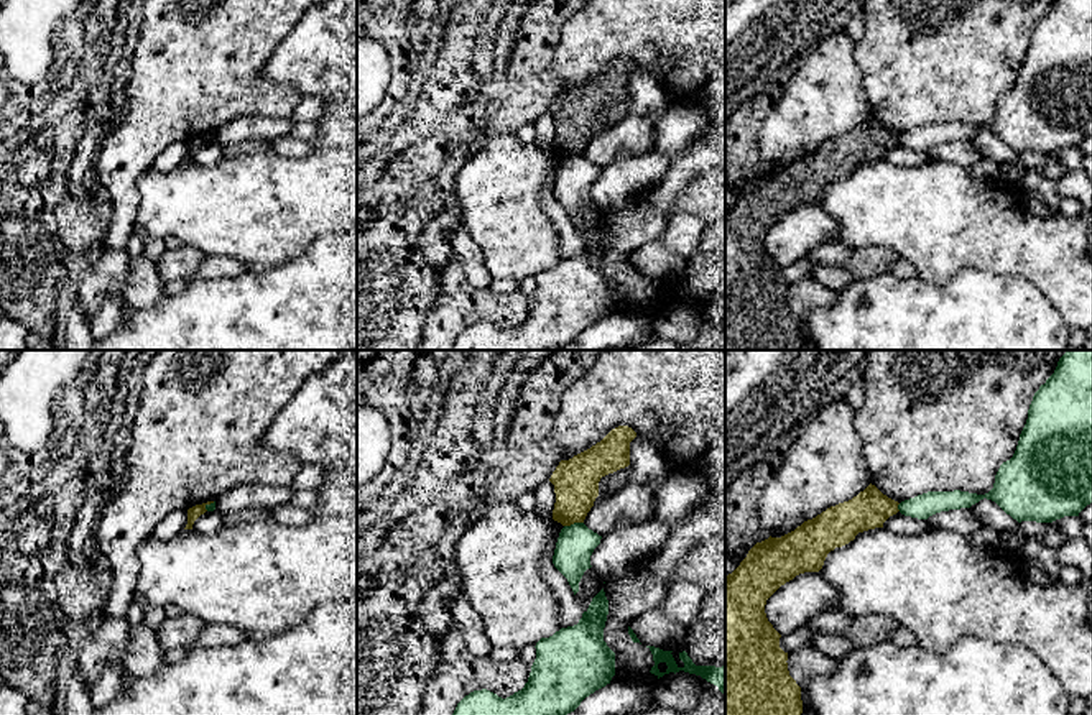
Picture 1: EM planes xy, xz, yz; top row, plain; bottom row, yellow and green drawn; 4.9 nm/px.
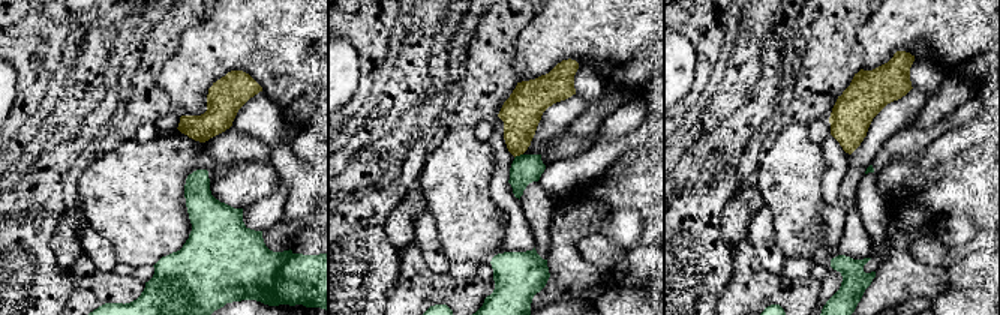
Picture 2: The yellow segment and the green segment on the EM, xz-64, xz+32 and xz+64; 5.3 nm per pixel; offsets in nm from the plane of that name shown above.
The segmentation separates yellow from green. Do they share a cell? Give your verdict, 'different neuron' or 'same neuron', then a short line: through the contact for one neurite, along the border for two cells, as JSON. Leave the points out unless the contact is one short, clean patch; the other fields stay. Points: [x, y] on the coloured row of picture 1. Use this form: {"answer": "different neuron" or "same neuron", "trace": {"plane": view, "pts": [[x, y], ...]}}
{"answer": "different neuron", "trace": {"plane": "xz", "pts": [[583, 521], [564, 526]]}}

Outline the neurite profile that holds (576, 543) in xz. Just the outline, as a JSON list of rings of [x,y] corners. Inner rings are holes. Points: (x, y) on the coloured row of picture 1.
[[[584,523],[564,526],[559,533],[553,564],[567,579],[574,595],[579,592],[579,582],[590,569],[590,556],[600,544],[602,536],[589,529]]]

